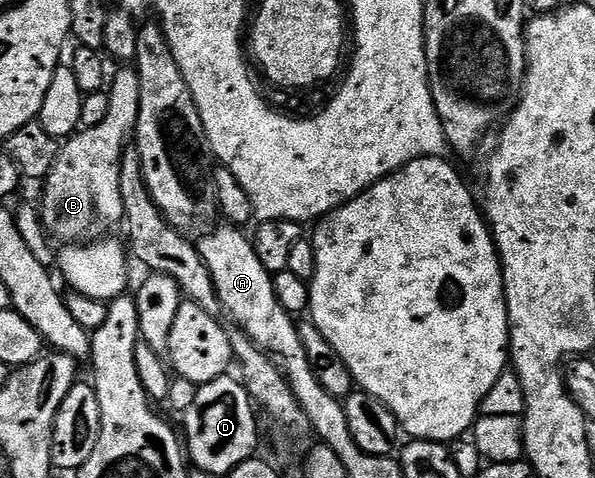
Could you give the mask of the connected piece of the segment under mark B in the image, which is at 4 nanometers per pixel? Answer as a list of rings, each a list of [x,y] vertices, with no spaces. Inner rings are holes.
[[[124,65],[120,72],[111,76],[106,90],[110,109],[99,125],[85,127],[76,132],[61,146],[60,156],[54,169],[43,180],[44,200],[38,203],[40,222],[53,240],[61,239],[61,244],[68,245],[73,241],[95,241],[111,227],[124,223],[124,206],[122,205],[122,177],[120,176],[120,162],[125,149],[133,142],[138,121],[138,105],[142,105],[142,85],[138,85],[138,73],[135,66]]]

